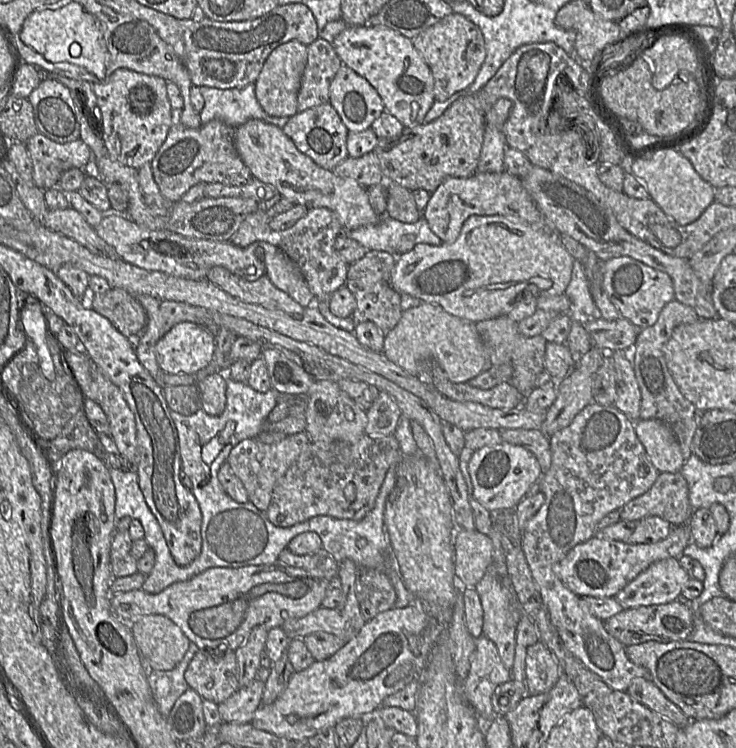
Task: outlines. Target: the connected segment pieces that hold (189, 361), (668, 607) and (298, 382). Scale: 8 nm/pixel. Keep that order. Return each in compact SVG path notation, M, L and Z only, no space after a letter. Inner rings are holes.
M181 322L158 341L155 351L163 372L195 374L212 361L215 337L196 323Z
M683 599L650 606L624 609L604 622L606 631L624 647L647 641L668 642L687 640L693 631L693 611Z
M262 350L272 388L285 396L305 396L316 381L301 366L277 350Z

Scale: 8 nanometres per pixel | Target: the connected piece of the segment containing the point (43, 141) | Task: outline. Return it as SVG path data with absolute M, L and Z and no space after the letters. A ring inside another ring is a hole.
M37 133L25 145L33 164L33 183L42 190L58 187L65 171L84 169L94 158L92 150L81 139L57 143Z

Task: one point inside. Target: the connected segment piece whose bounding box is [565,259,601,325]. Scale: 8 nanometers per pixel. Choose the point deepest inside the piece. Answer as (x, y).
(583, 307)

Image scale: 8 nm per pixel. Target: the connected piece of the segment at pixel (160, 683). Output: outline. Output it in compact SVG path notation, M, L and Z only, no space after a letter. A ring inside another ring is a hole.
M190 642L185 655L173 669L167 671L147 670L151 694L164 717L170 712L176 700L189 688L184 673L197 651L197 646Z

